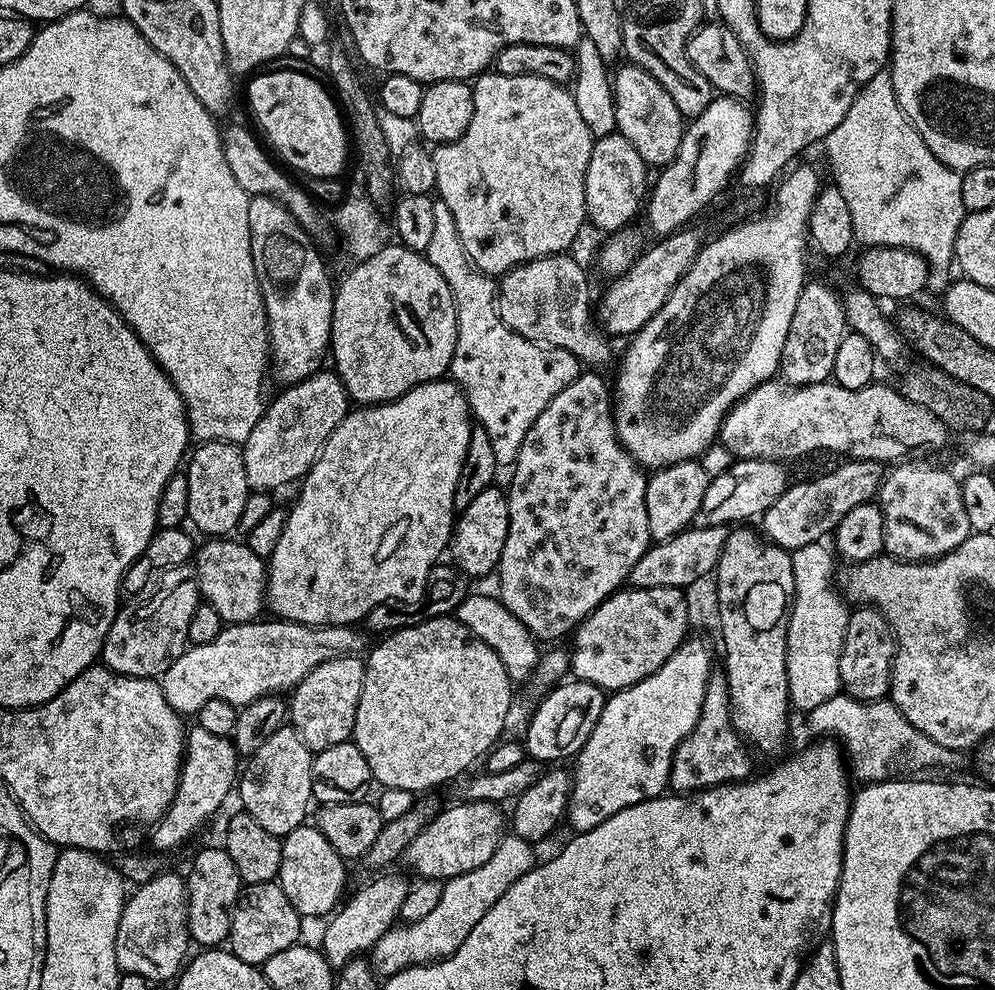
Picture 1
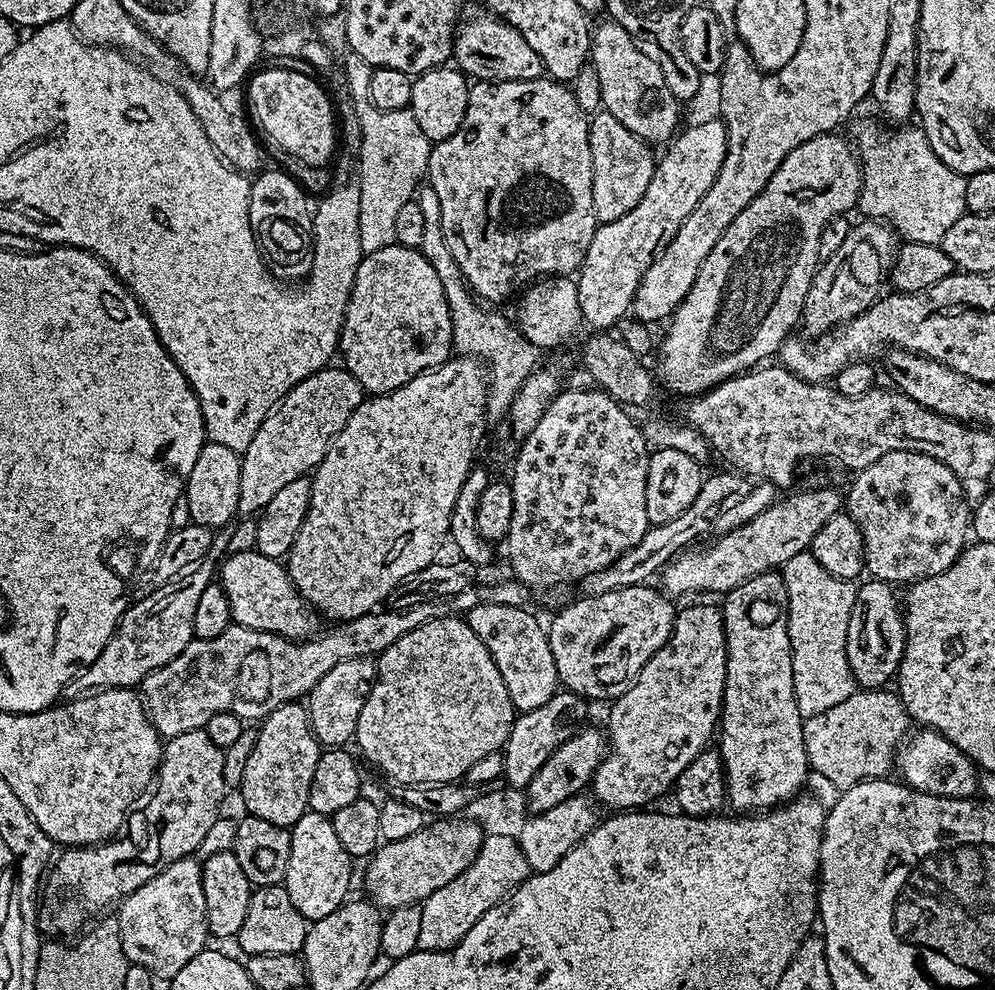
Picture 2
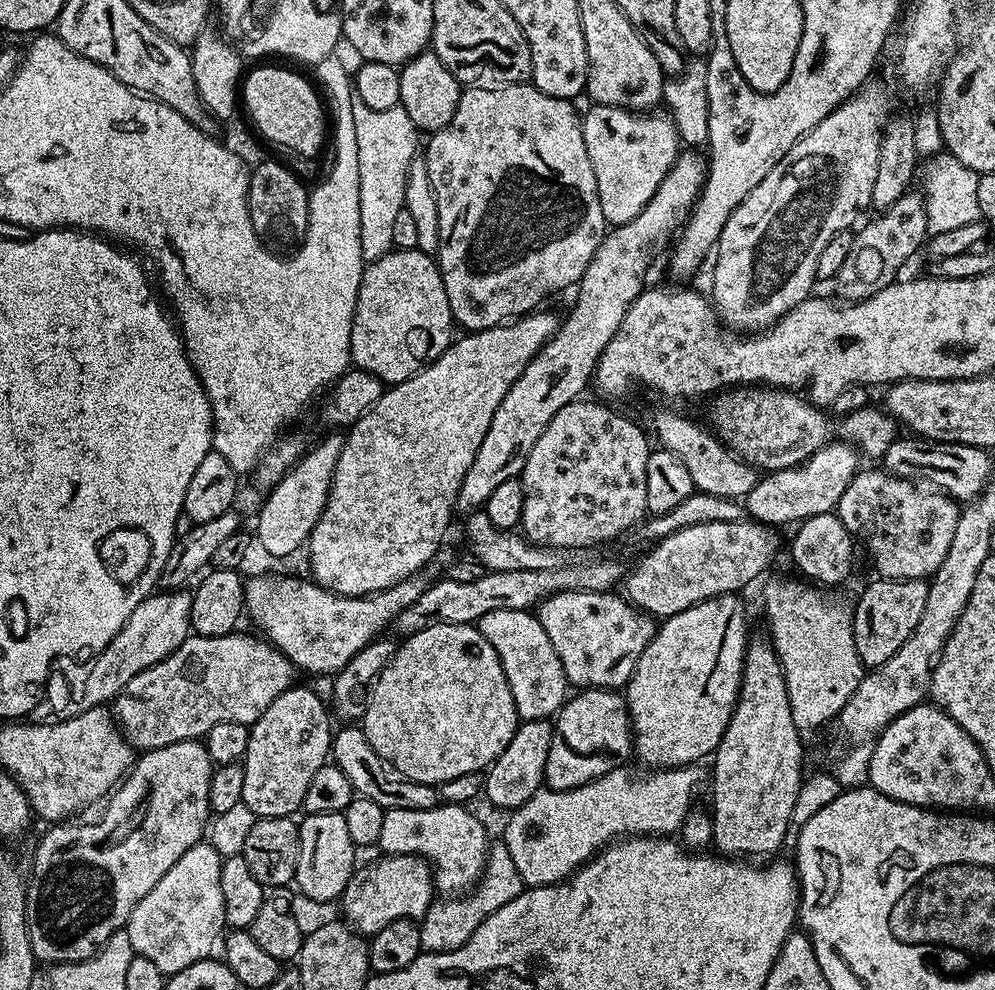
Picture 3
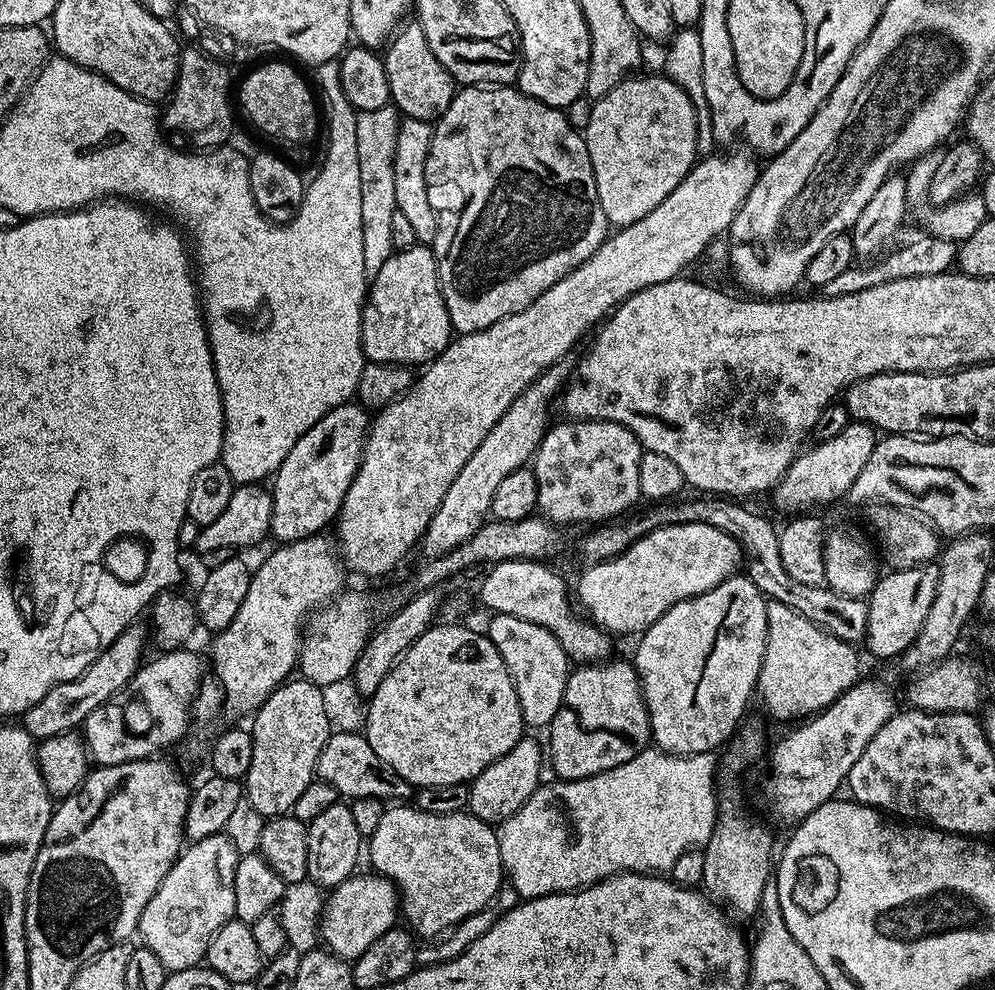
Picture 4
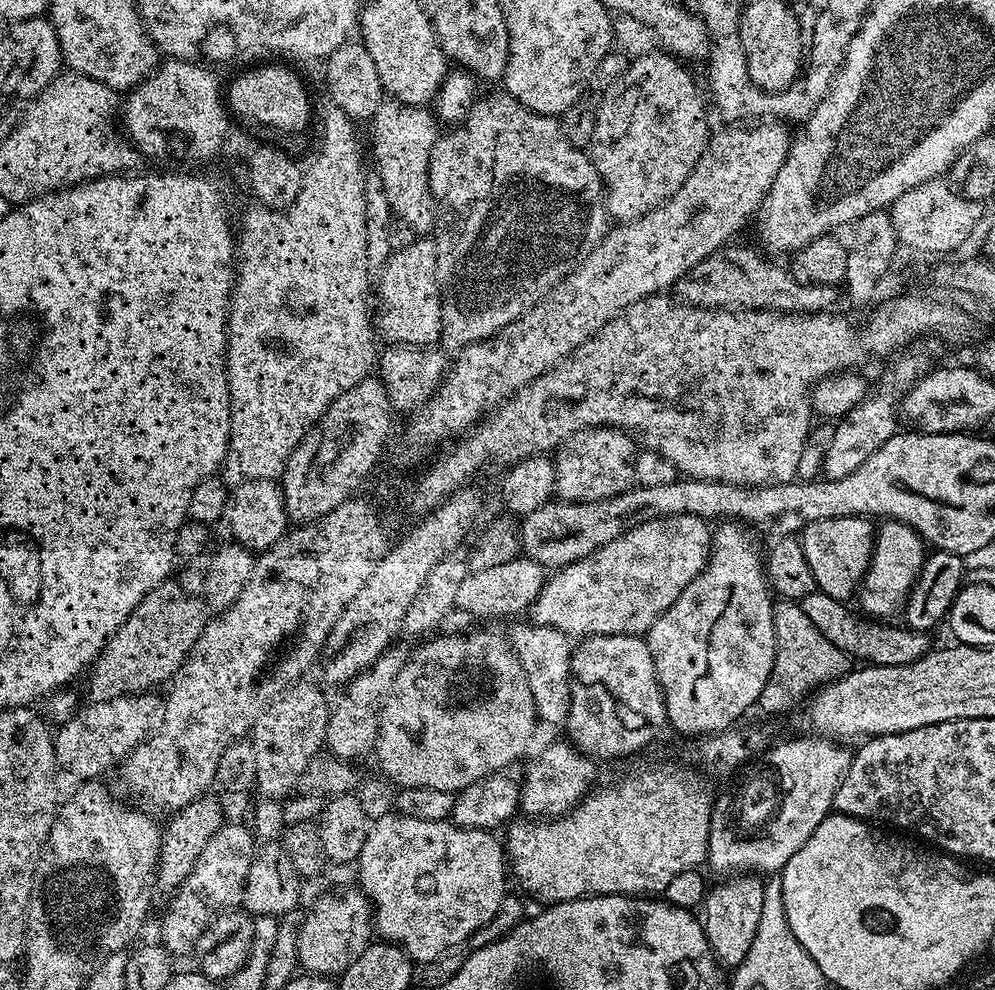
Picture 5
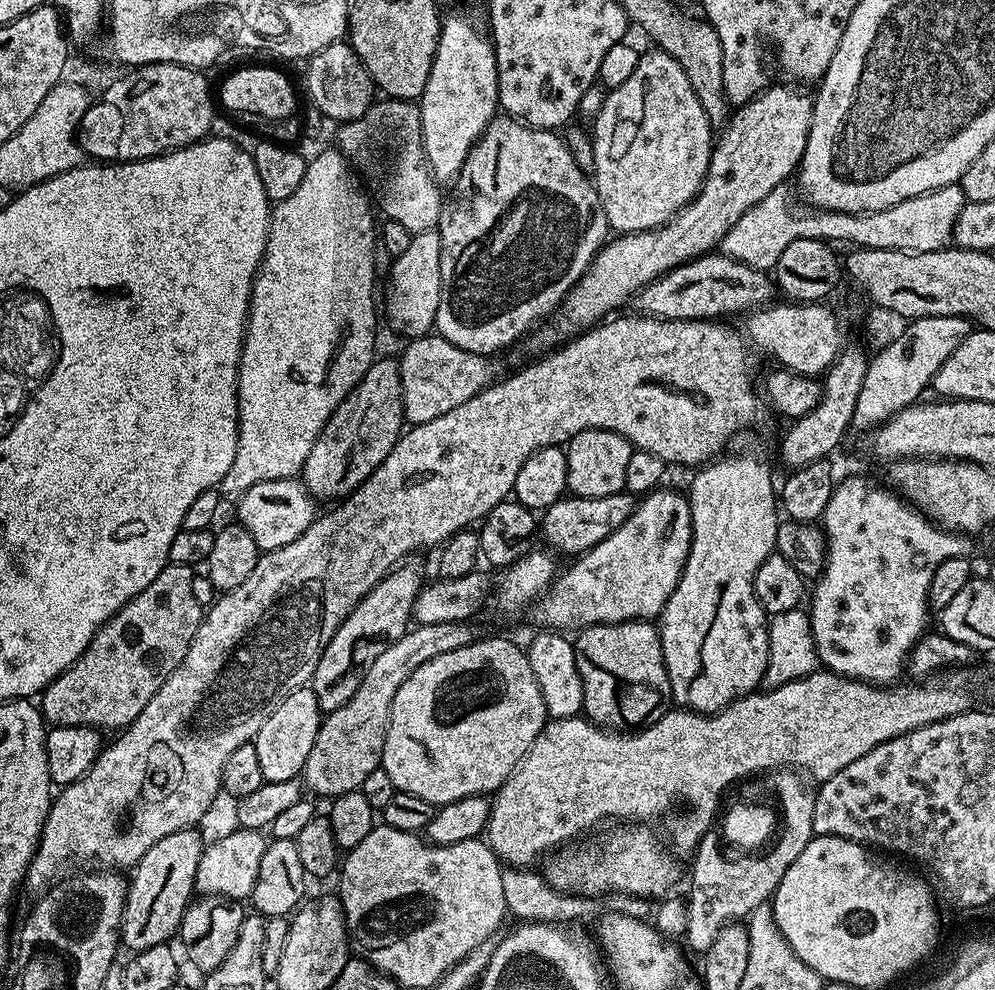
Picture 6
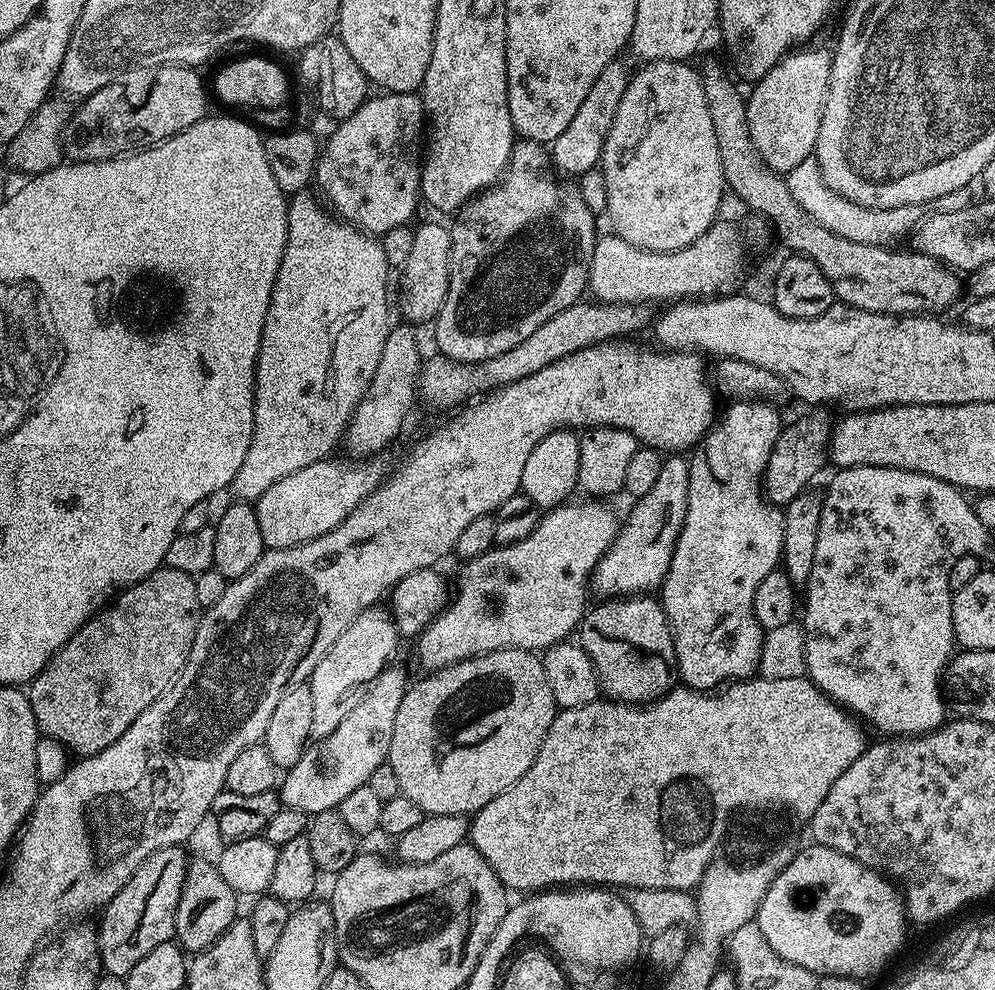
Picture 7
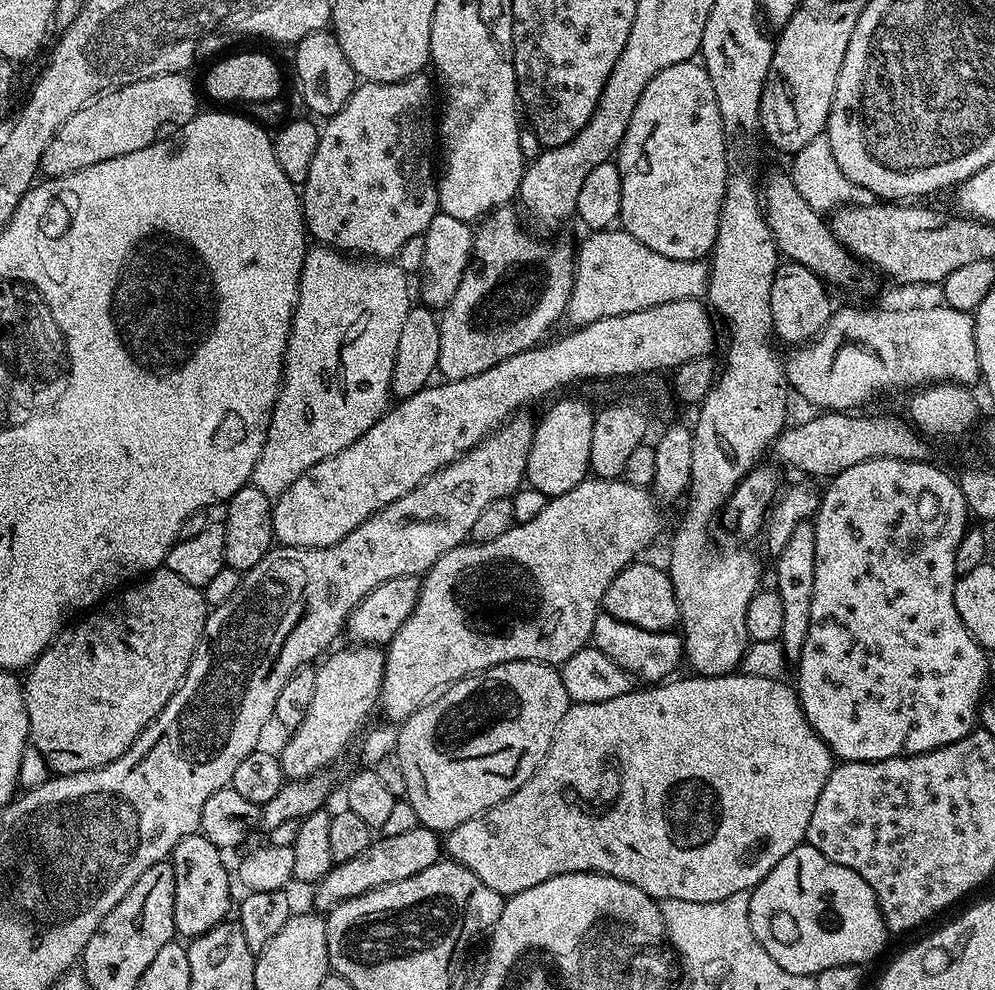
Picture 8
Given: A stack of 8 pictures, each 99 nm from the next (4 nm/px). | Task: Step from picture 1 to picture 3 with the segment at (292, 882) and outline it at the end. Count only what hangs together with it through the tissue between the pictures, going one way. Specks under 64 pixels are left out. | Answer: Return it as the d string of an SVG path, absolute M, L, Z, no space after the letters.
M344 813L305 815L303 819L299 821L300 849L295 887L300 887L301 894L308 900L339 901L344 894L344 887L348 885L358 867L358 859L356 860L358 849L350 838Z

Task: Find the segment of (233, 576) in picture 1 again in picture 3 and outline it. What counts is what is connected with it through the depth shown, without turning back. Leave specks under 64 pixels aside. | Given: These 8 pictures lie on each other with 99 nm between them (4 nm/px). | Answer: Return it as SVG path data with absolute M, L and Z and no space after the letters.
M441 550L433 560L426 562L426 566L410 574L410 578L373 596L343 596L311 579L299 580L296 576L248 576L244 586L244 608L247 618L249 616L261 628L259 631L276 645L293 669L331 677L342 671L354 654L377 639L387 624L389 627L395 622L406 606L422 598L453 560L454 556L447 550Z

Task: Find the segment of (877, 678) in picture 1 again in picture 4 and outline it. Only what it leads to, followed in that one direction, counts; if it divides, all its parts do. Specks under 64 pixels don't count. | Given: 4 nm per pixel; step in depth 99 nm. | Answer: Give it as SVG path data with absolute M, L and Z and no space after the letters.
M936 562L919 564L913 568L892 570L887 574L889 576L884 574L879 577L872 592L866 597L866 645L880 660L899 657L918 638L938 594L940 566Z

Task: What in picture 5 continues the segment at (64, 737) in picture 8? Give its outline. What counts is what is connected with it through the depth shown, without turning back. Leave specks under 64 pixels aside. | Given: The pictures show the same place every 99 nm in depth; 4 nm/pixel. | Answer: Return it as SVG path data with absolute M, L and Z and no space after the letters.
M165 578L159 581L151 588L150 594L138 602L130 618L118 626L99 656L92 661L87 673L87 699L93 701L135 696L152 690L155 684L163 685L171 681L172 675L192 652L194 642L198 642L198 634L202 634L209 619L210 612L205 601L186 594L179 579Z

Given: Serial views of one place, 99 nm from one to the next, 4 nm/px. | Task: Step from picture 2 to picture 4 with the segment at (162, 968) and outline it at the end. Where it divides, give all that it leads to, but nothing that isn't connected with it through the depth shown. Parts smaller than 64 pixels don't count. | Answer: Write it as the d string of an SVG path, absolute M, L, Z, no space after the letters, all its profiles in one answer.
M225 834L189 843L162 878L154 898L146 902L138 936L144 939L143 947L158 954L158 962L169 973L197 967L207 957L214 934L235 917L234 870L238 870L240 858L234 842Z

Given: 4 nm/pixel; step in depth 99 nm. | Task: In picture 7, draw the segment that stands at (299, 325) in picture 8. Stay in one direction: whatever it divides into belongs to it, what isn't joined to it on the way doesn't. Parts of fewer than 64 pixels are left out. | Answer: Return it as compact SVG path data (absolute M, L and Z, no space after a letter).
M296 194L288 202L288 237L286 250L282 258L282 266L278 270L278 278L274 282L274 290L270 298L270 306L266 314L266 322L262 330L260 353L256 359L256 397L254 398L254 434L250 442L250 450L238 466L238 474L234 474L230 485L237 501L254 502L262 494L274 486L286 474L294 474L294 470L302 470L302 466L310 466L314 462L331 457L332 452L341 443L344 429L348 427L349 420L360 400L368 393L370 382L374 378L374 370L378 370L378 362L382 362L382 346L386 346L386 334L390 327L388 320L388 272L390 265L386 262L386 250L382 250L380 240L375 235L364 232L355 224L340 219L333 214L315 195Z

